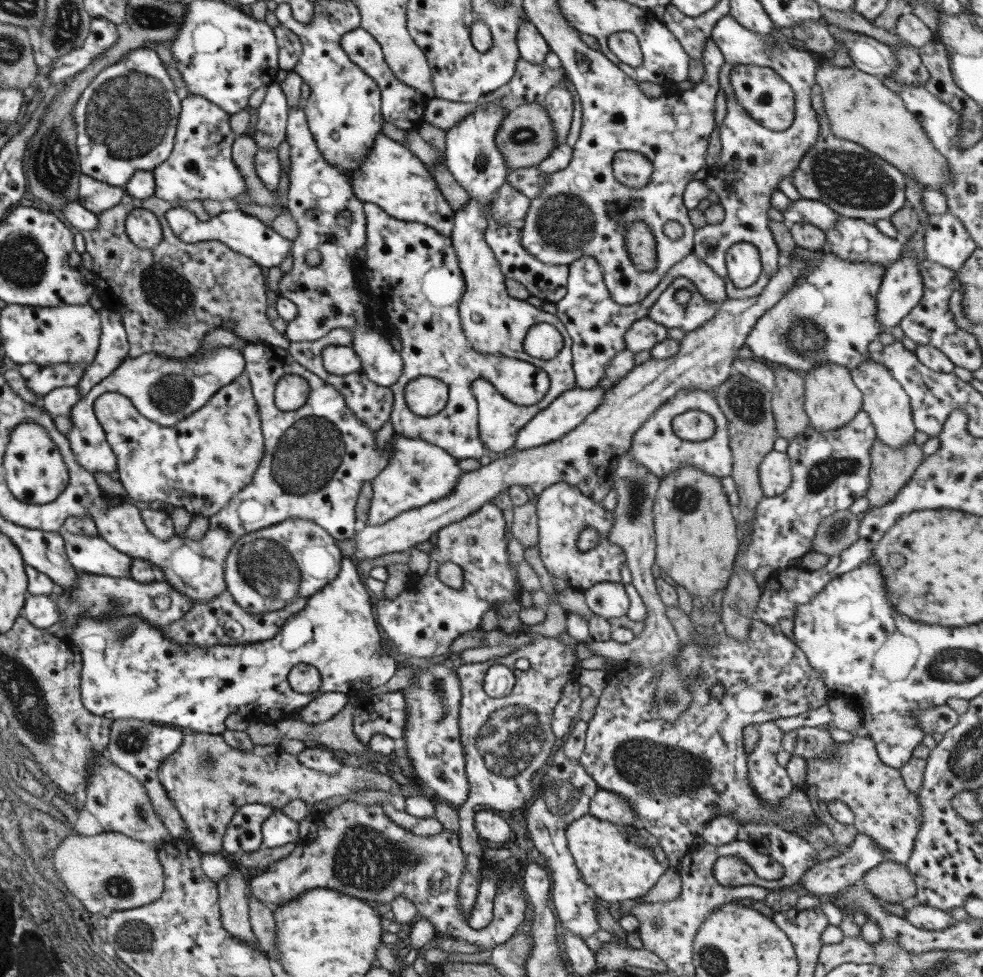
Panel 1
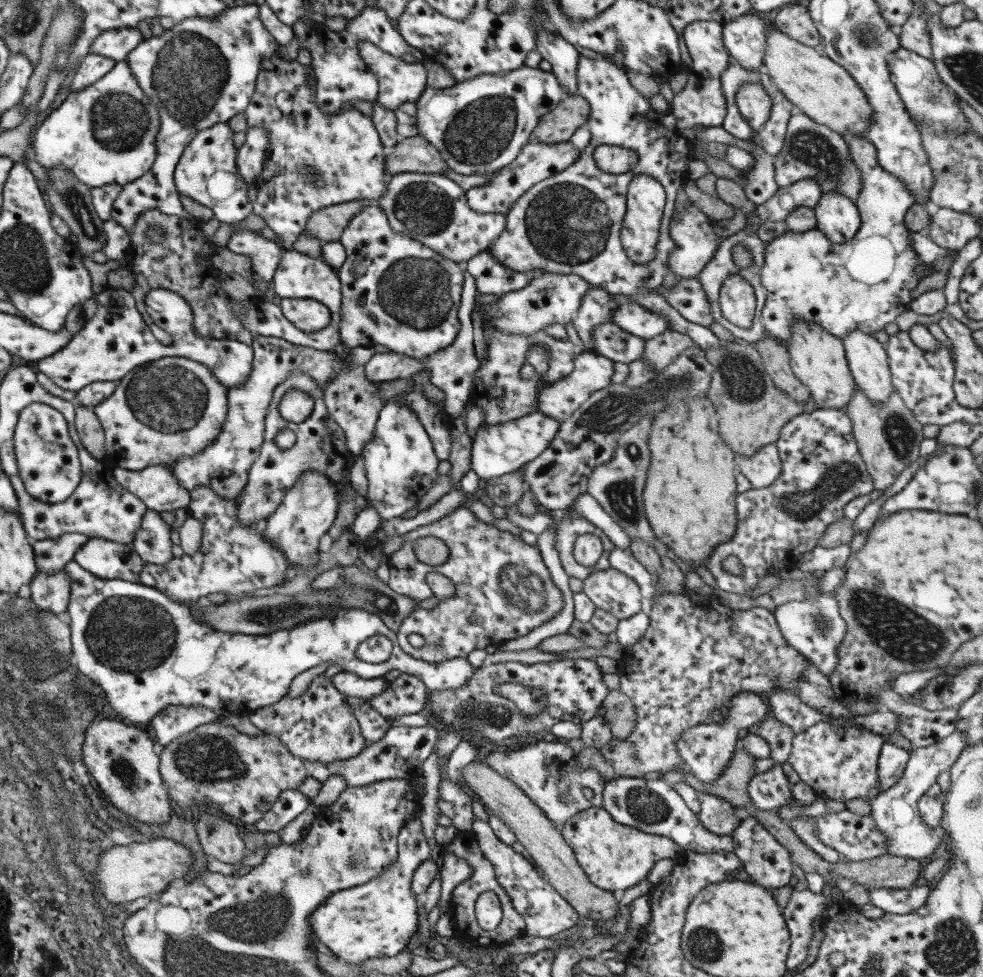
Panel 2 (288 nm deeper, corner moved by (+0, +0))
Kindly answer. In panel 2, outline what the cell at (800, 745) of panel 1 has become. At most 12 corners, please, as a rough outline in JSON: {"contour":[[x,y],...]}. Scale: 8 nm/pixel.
{"contour":[[767,718],[749,734],[769,744],[775,764],[791,754],[795,734]]}

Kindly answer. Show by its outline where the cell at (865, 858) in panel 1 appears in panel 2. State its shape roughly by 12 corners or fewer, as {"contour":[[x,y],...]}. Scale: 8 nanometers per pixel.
{"contour":[[963,734],[913,748],[901,778],[873,800],[885,856],[933,858],[945,834],[917,800],[965,748]]}

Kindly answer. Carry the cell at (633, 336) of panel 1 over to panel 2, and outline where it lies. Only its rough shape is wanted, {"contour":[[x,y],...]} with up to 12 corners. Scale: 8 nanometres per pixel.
{"contour":[[617,324],[593,332],[595,354],[615,364],[643,356],[645,338]]}

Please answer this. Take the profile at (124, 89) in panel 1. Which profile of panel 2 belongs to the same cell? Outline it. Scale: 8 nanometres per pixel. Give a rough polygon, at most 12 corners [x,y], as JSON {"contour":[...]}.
{"contour":[[115,62],[29,136],[43,168],[125,186],[155,162],[159,110]]}

